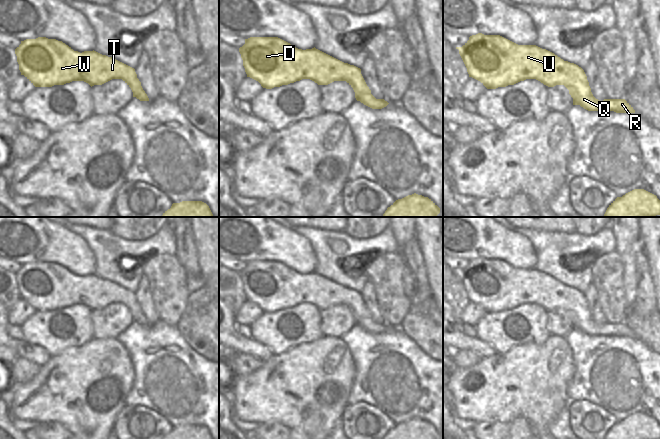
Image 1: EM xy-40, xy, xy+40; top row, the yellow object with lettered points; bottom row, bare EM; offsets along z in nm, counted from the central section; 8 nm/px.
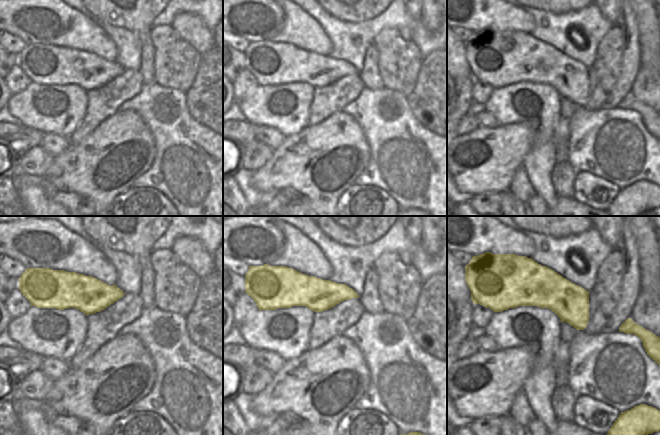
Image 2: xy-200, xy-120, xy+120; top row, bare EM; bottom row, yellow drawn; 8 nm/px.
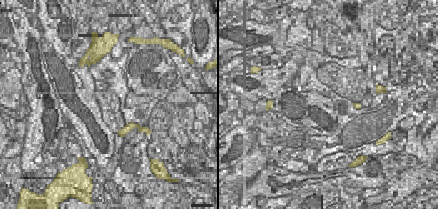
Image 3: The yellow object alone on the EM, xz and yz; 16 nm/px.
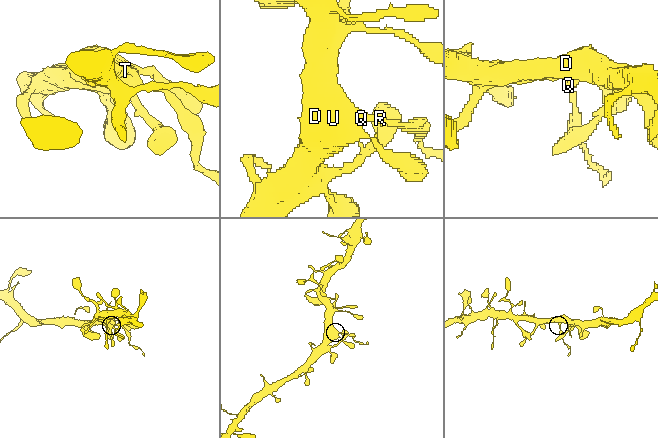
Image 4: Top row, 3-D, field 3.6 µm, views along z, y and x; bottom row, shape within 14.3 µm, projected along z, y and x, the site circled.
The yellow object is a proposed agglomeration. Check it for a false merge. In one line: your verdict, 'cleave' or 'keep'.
cleave

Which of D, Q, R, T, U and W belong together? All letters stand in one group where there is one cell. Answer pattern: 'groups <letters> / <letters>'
groups D Q T U W / R

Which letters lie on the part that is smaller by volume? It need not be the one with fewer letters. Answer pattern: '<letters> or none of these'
R

